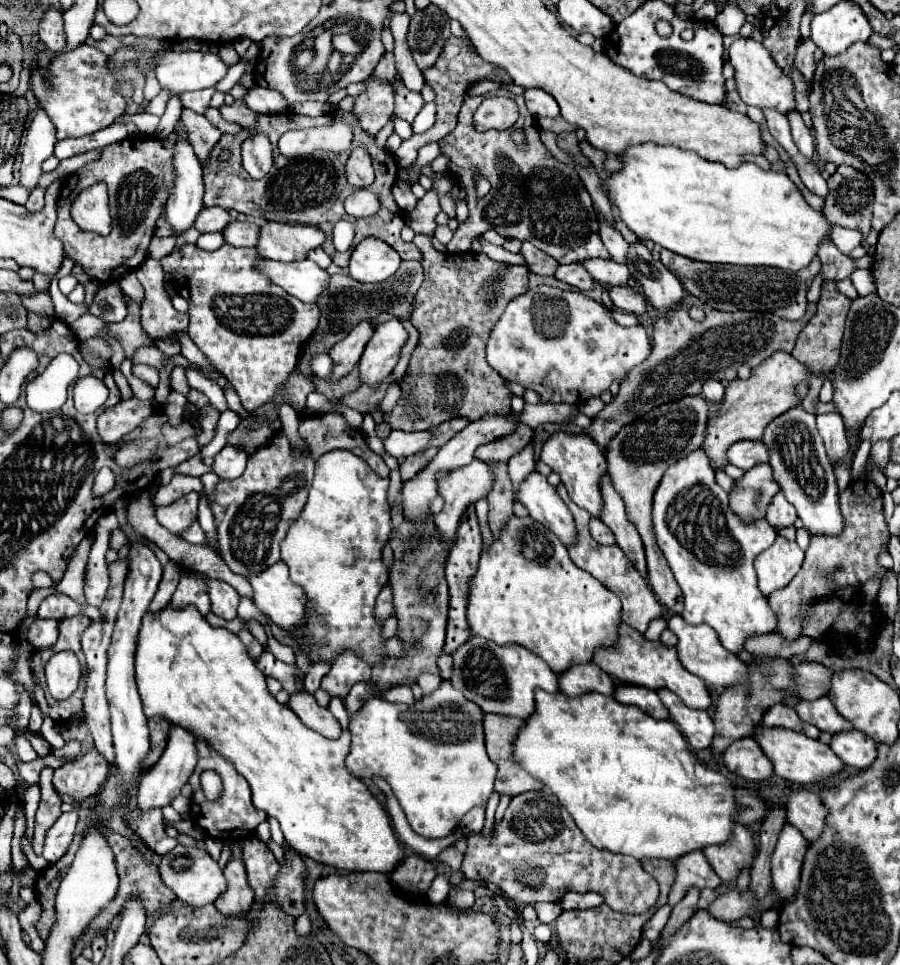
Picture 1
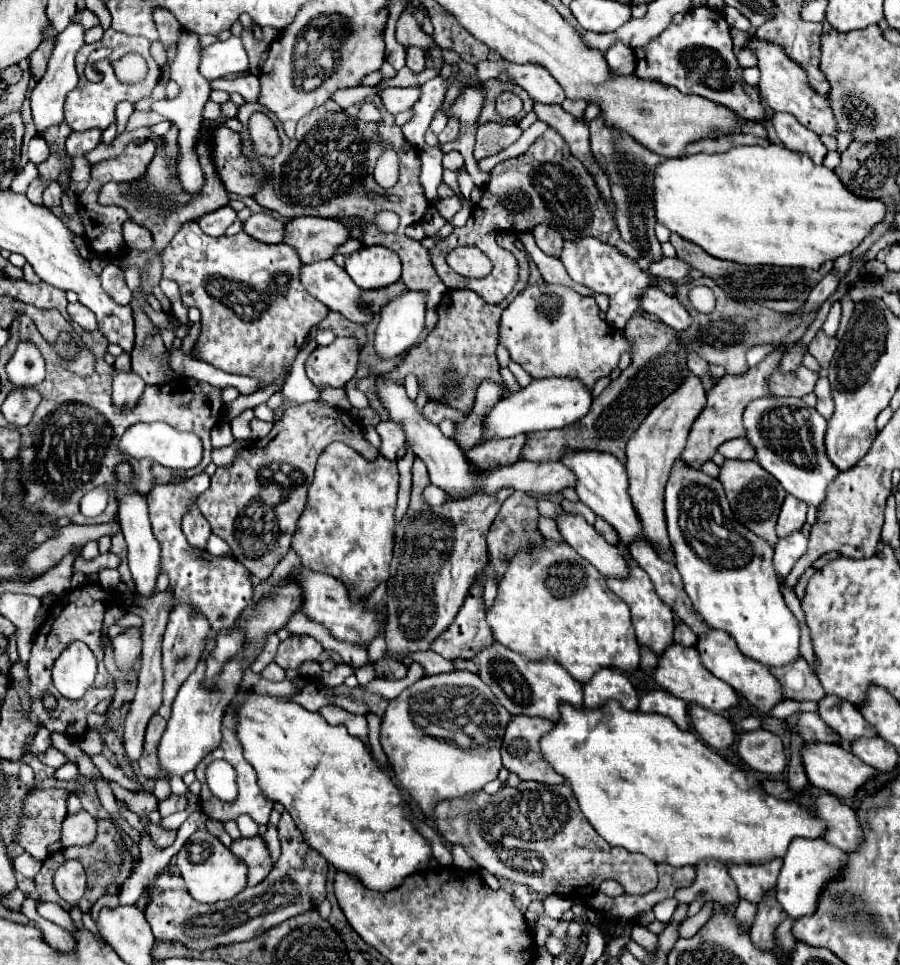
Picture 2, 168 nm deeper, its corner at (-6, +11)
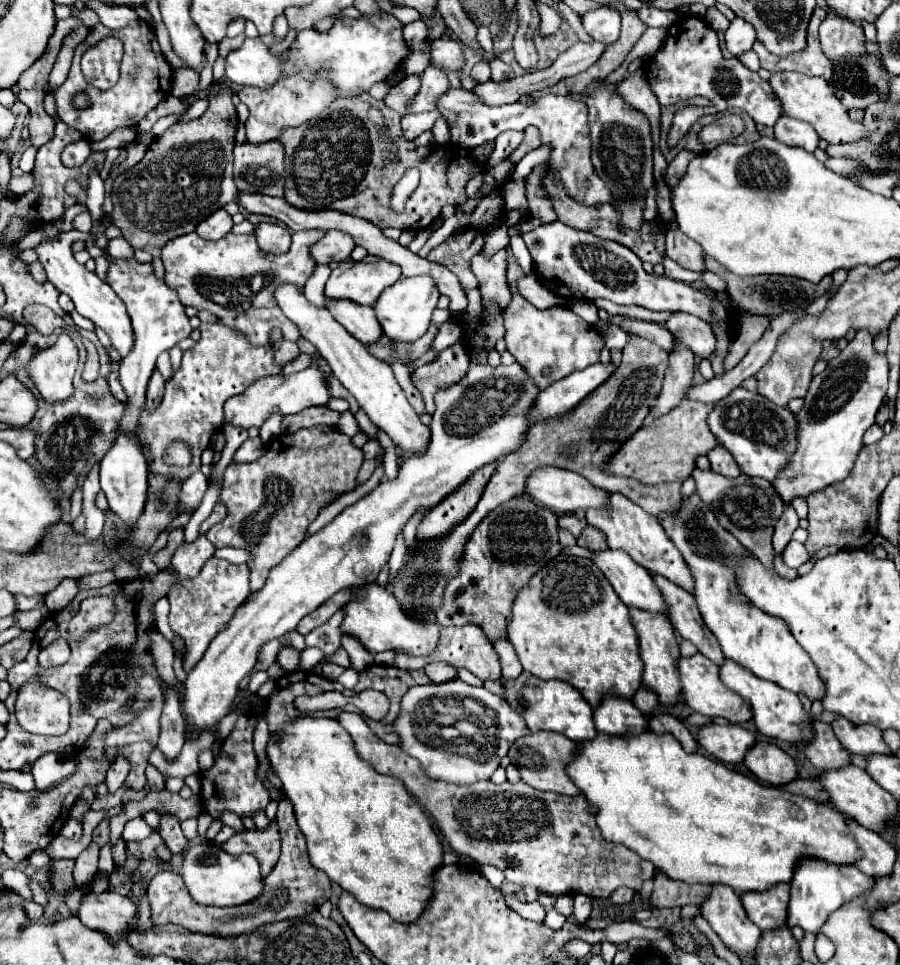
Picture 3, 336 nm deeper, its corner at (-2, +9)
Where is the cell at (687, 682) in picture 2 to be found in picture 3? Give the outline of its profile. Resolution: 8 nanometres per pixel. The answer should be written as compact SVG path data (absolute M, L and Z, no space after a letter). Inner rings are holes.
M696 654L692 658L680 658L680 682L682 682L682 696L686 700L686 704L700 714L706 716L718 716L718 718L726 718L728 722L736 722L736 724L744 724L752 720L752 708L750 704L736 694L734 690L726 688L718 676L718 666L712 660L706 660L706 656Z

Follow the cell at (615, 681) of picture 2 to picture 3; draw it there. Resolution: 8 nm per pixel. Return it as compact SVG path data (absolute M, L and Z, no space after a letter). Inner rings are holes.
M606 696L594 710L594 724L598 732L608 736L638 736L648 730L646 716L630 700L616 696Z

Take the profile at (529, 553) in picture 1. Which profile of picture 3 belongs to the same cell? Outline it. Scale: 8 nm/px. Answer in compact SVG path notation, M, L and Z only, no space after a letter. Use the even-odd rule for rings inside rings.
M556 560L542 568L530 582L518 592L512 608L512 620L508 622L508 638L518 654L522 668L542 680L566 680L572 684L590 706L598 706L606 694L632 700L640 688L644 662L640 658L638 636L632 624L628 608L622 604L606 576L594 566L592 560Z

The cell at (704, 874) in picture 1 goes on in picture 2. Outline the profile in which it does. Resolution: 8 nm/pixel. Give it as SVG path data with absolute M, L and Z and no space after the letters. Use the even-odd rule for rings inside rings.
M700 862L696 868L696 880L676 892L680 904L690 904L700 892L706 894L706 902L714 902L716 908L728 908L738 900L738 890L722 862Z

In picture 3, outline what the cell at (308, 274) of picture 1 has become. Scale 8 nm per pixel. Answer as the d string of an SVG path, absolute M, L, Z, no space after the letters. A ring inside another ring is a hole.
M326 300L330 314L362 344L374 344L382 336L380 322L374 316L372 306L360 306L350 300Z

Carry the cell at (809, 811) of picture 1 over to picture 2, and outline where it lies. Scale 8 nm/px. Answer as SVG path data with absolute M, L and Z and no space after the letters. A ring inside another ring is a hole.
M834 794L818 796L814 800L814 816L824 820L826 824L822 840L838 846L844 852L854 850L858 846L858 838L862 838L862 832L856 814L838 796Z

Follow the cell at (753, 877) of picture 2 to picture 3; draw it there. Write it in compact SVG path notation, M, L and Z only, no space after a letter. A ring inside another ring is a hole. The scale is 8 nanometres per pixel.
M778 884L768 892L746 892L742 896L742 906L760 930L782 928L782 924L786 924L786 904L790 902L788 894L788 884Z

